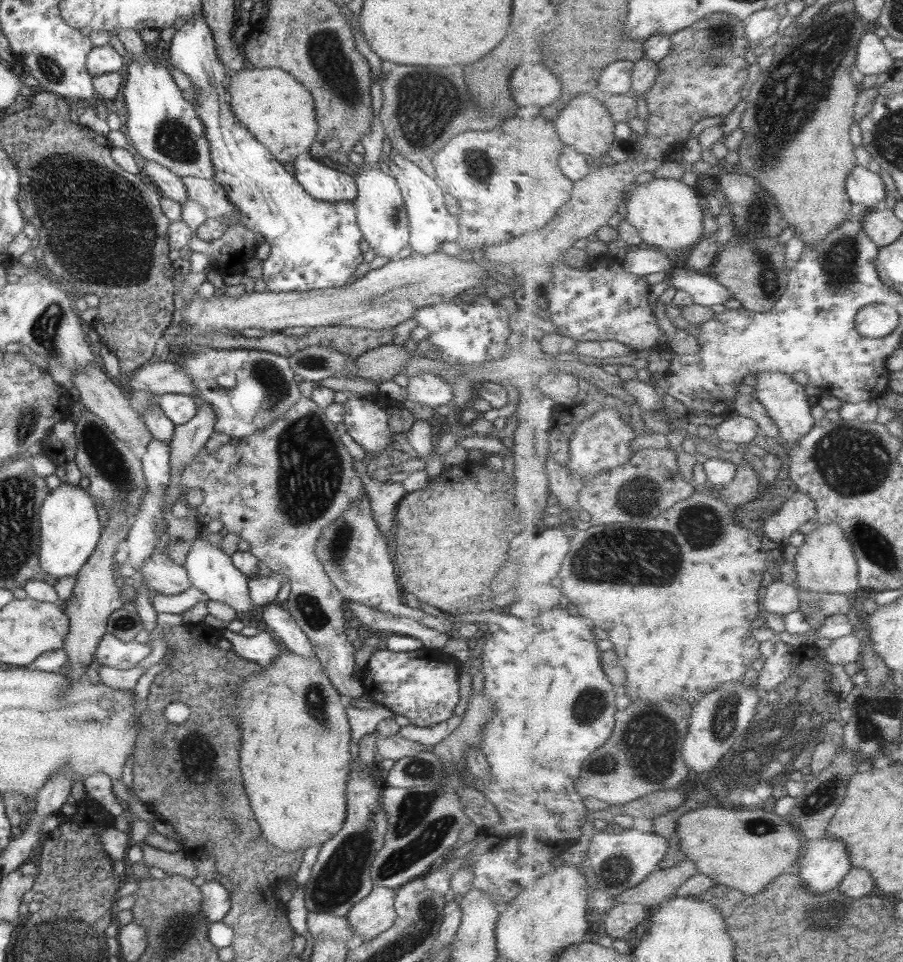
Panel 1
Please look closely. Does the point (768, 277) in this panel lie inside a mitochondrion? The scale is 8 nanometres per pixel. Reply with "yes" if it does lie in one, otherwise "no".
yes

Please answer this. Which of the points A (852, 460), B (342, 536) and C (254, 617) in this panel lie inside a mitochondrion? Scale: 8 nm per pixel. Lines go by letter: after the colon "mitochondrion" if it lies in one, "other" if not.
A: mitochondrion
B: mitochondrion
C: other

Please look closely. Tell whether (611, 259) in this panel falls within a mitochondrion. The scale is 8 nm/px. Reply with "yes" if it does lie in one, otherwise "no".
no

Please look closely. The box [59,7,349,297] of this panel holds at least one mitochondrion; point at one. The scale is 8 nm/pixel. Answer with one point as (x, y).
(174, 139)

